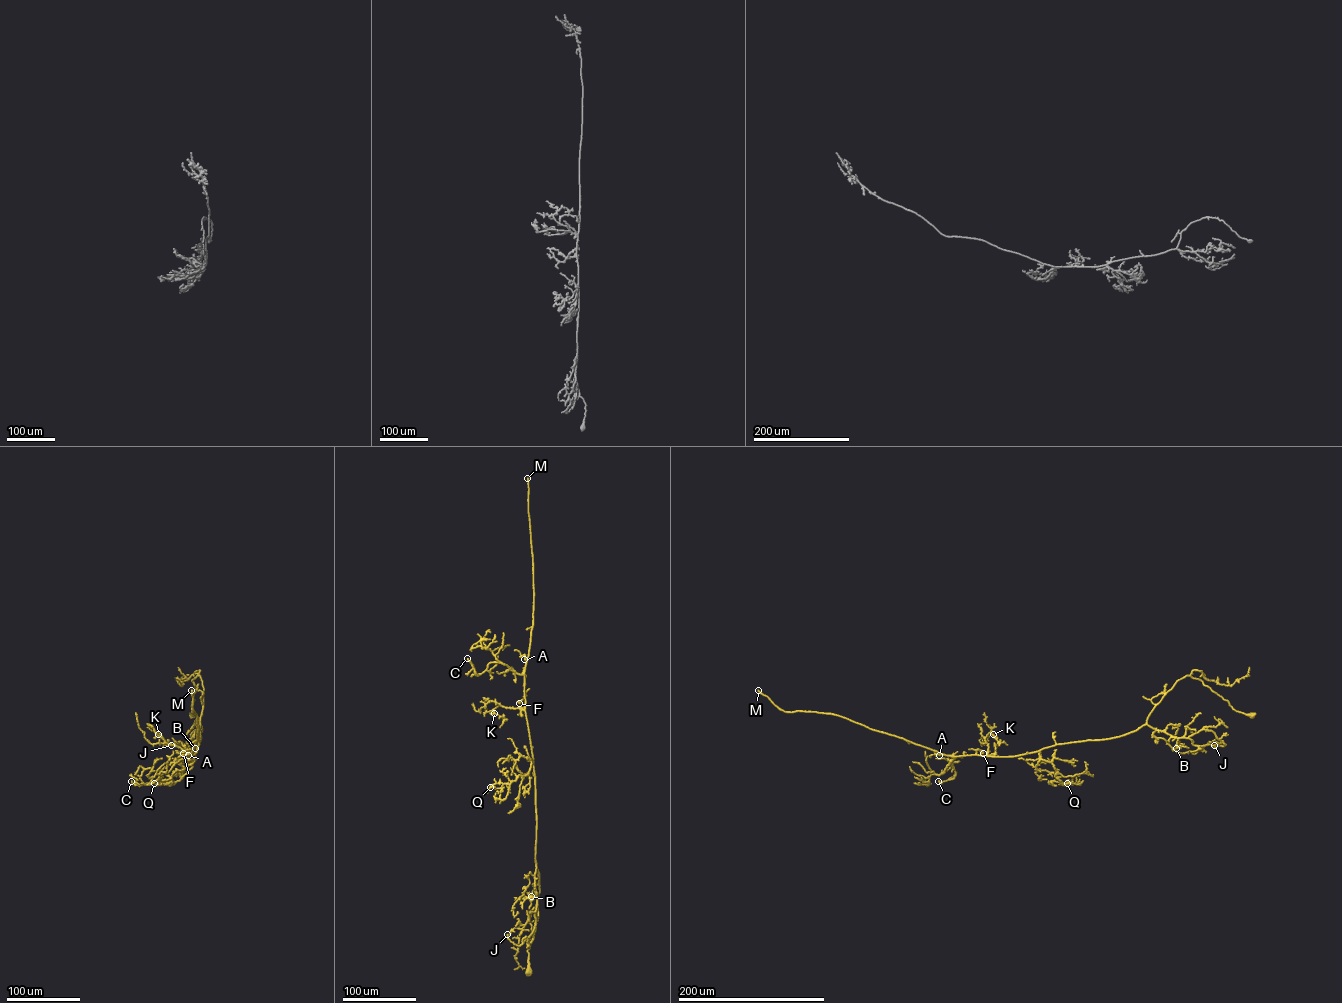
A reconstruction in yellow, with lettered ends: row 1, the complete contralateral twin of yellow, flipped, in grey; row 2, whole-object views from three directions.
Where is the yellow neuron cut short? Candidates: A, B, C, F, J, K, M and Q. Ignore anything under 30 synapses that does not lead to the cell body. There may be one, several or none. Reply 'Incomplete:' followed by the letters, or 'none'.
Incomplete: A, M

